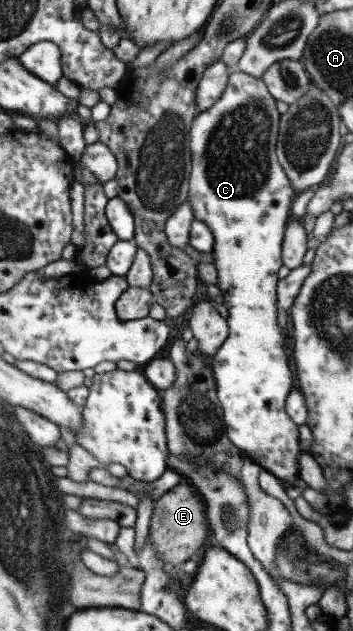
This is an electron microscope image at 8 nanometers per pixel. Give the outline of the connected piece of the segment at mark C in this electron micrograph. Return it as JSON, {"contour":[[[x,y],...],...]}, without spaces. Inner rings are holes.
{"contour":[[[234,70],[230,71],[227,84],[220,98],[205,111],[198,114],[190,122],[189,133],[189,150],[191,156],[191,169],[188,176],[188,200],[193,211],[193,218],[201,220],[201,223],[211,231],[213,235],[213,265],[217,273],[217,287],[221,292],[223,304],[227,310],[227,318],[225,318],[228,326],[227,338],[221,343],[219,349],[211,356],[208,363],[212,370],[213,378],[215,379],[216,397],[221,407],[222,421],[225,423],[225,434],[228,438],[228,443],[233,444],[241,453],[249,458],[254,464],[260,468],[264,468],[271,473],[282,486],[292,484],[299,477],[298,457],[301,454],[299,450],[299,436],[297,435],[297,425],[287,416],[285,412],[285,398],[288,392],[293,389],[293,374],[287,365],[287,354],[283,350],[283,330],[277,325],[276,319],[276,304],[275,304],[275,288],[277,284],[277,270],[281,268],[282,260],[280,256],[281,242],[283,232],[287,224],[287,214],[289,214],[290,204],[293,201],[293,188],[289,184],[289,180],[285,176],[281,165],[279,164],[275,154],[276,136],[278,133],[278,121],[280,114],[276,110],[276,101],[269,95],[266,86],[259,78],[249,76],[245,73],[239,73]]]}

